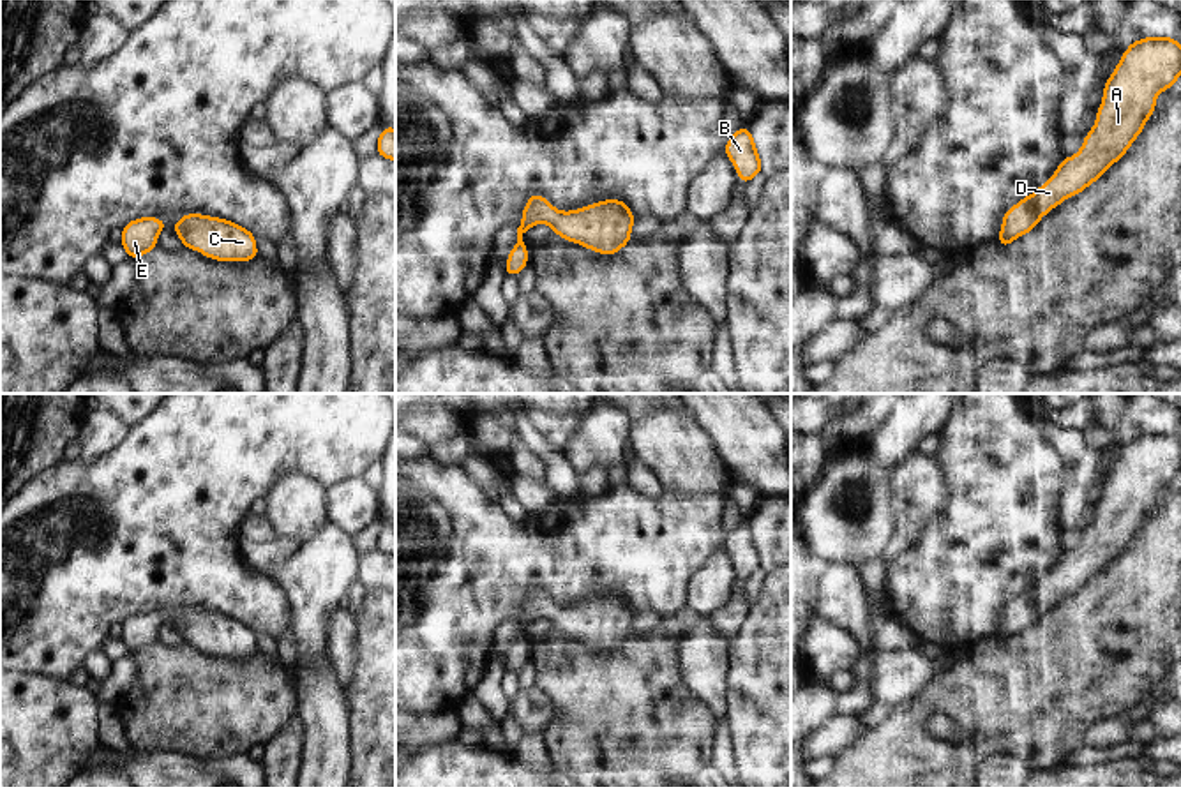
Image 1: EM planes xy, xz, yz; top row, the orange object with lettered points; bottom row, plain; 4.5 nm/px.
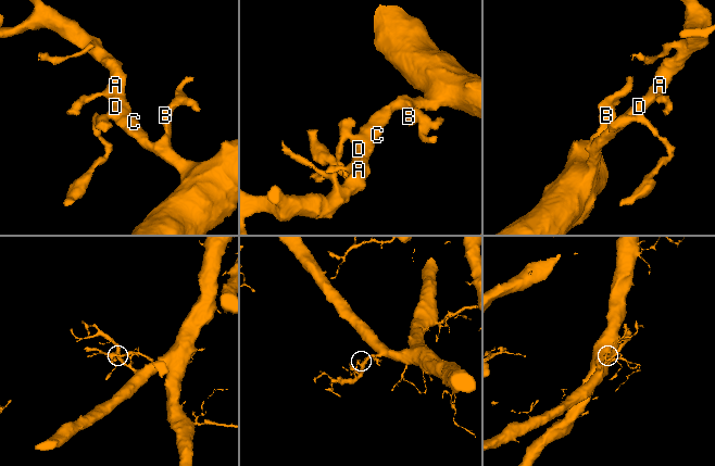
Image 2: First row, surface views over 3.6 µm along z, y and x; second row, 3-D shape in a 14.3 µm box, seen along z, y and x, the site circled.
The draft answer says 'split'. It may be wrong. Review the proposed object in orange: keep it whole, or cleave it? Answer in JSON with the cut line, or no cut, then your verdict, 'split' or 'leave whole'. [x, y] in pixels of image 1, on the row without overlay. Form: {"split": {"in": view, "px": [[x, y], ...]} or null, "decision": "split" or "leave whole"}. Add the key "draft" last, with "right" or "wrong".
{"split": null, "decision": "leave whole", "draft": "wrong"}

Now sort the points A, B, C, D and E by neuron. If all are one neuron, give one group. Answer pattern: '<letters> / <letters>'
A B C D E

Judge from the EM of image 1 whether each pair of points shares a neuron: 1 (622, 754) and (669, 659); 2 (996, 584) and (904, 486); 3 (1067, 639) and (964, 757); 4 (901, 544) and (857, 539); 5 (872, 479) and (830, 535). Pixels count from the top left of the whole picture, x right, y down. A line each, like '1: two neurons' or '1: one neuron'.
1: one neuron
2: two neurons
3: one neuron
4: two neurons
5: one neuron

